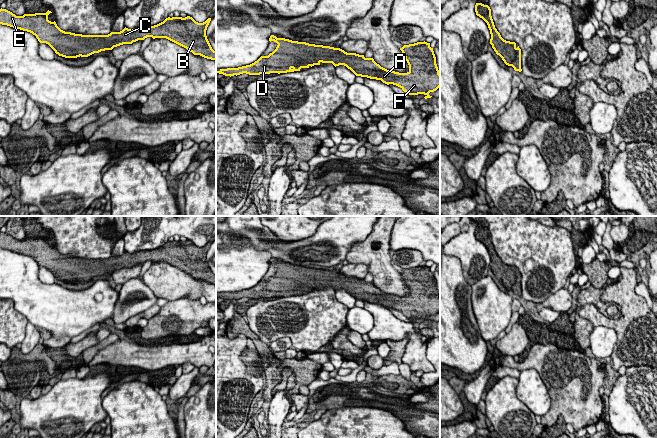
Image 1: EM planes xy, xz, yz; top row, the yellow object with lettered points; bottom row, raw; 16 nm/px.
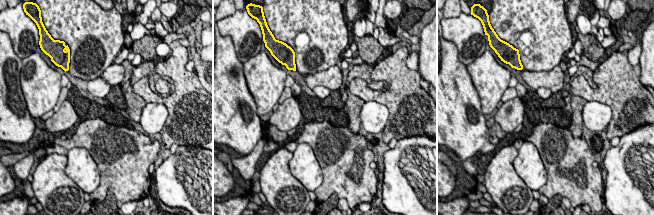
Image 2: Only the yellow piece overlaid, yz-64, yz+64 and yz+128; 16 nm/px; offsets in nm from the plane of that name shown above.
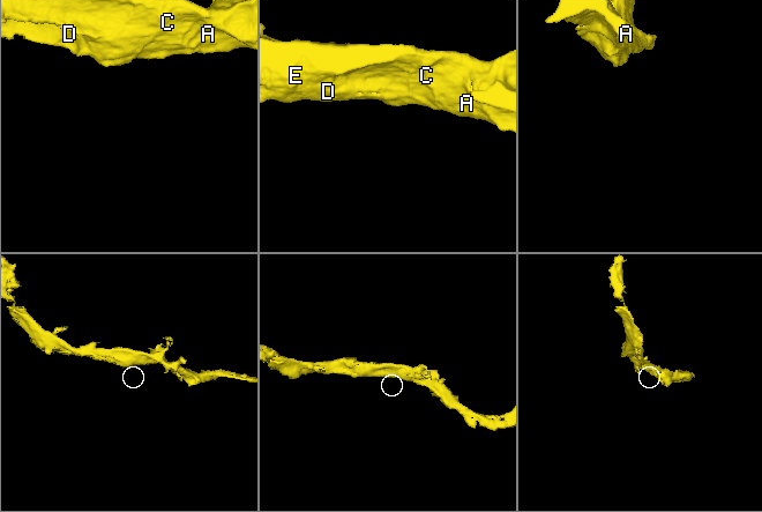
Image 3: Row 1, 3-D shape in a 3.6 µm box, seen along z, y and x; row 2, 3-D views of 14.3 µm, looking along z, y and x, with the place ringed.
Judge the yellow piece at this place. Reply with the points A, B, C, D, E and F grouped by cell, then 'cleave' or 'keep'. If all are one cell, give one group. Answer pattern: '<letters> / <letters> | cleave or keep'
A B C D E F | keep

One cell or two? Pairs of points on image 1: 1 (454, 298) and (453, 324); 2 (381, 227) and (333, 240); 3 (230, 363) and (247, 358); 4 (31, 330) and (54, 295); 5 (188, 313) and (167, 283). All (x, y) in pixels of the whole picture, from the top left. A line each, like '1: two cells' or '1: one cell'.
1: one cell
2: two cells
3: two cells
4: two cells
5: two cells

